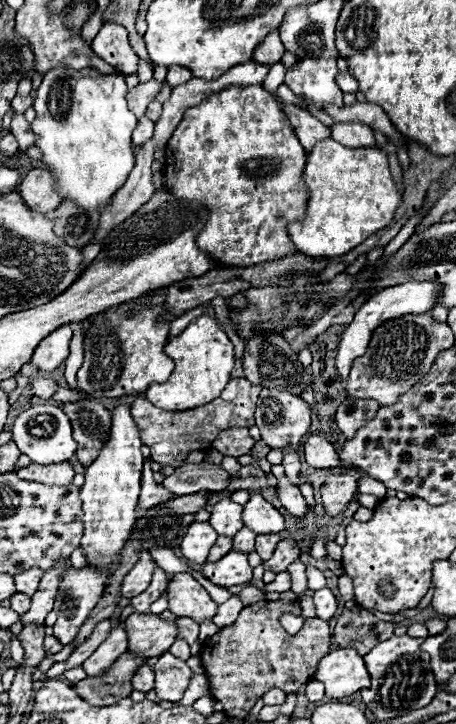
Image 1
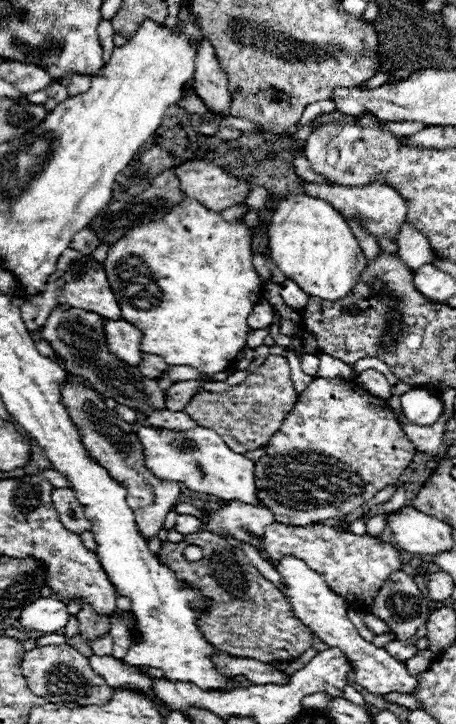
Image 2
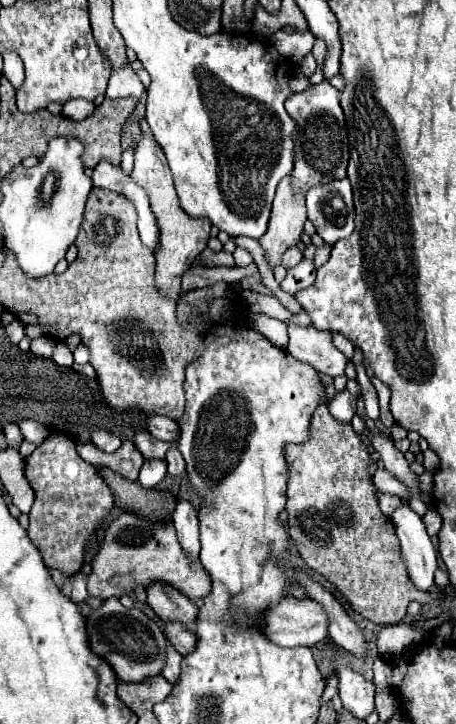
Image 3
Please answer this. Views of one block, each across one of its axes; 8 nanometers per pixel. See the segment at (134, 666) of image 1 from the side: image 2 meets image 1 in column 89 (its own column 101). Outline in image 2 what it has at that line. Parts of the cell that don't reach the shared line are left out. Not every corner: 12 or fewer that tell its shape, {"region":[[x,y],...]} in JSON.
{"region":[[72,646],[24,654],[28,688],[48,702],[90,706],[112,688]]}

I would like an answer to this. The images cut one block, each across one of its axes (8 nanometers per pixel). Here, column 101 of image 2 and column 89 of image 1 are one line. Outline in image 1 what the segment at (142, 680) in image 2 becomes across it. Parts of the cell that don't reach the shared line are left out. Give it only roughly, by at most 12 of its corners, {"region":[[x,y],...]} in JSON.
{"region":[[114,626],[108,638],[82,664],[88,676],[102,674],[128,650],[124,628]]}

